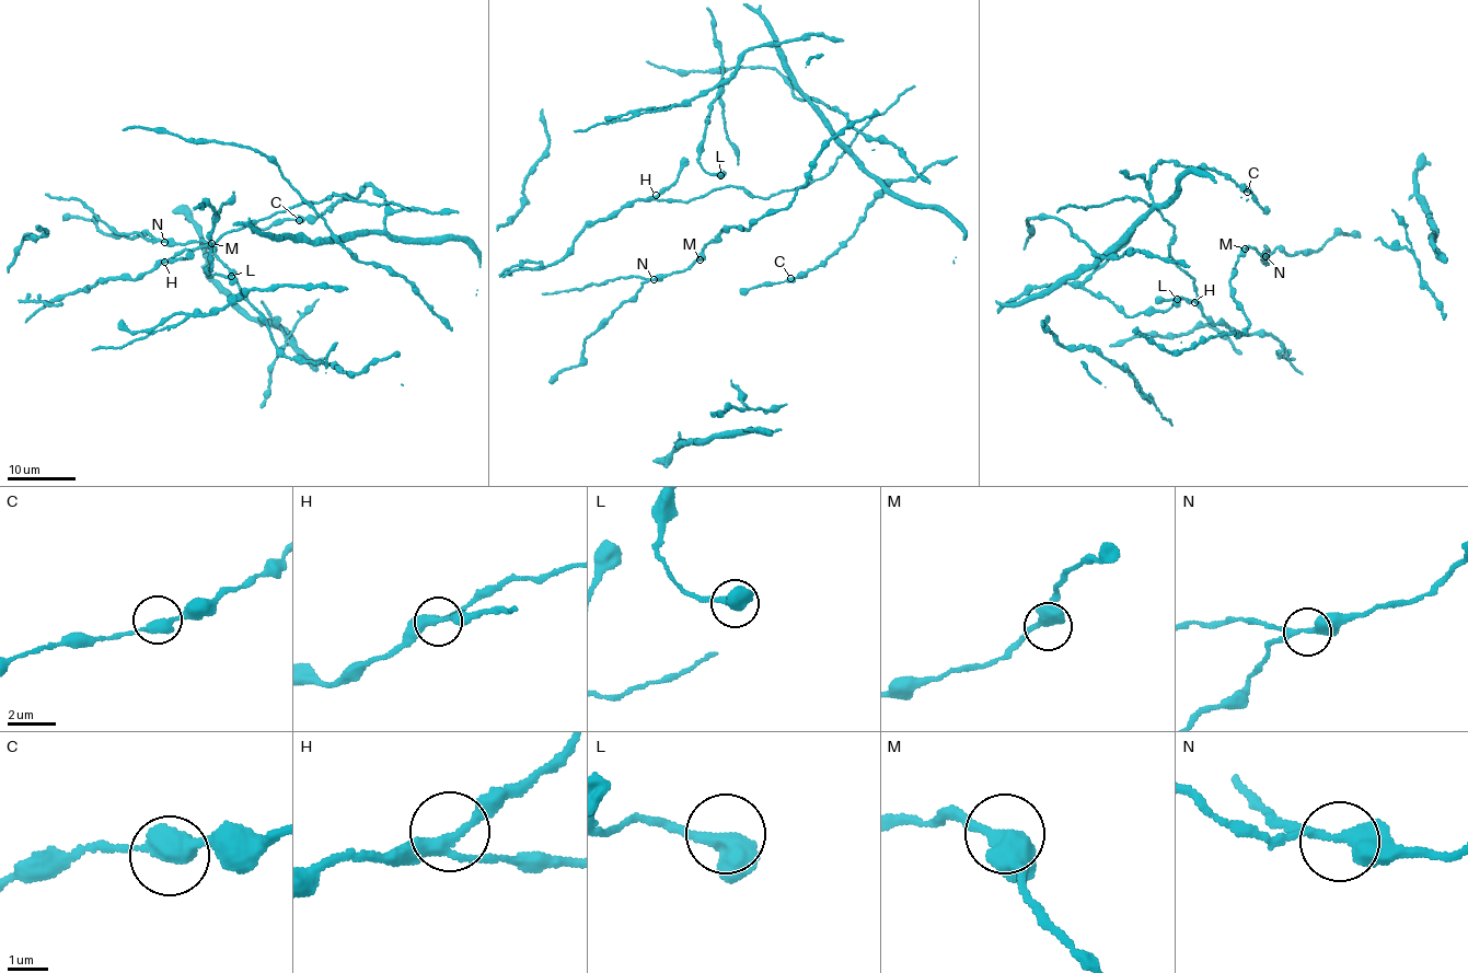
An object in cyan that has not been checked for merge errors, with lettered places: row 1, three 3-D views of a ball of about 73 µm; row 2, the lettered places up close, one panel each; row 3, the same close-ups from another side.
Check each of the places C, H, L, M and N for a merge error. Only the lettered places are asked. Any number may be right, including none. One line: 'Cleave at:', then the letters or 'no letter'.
Cleave at: no letter

